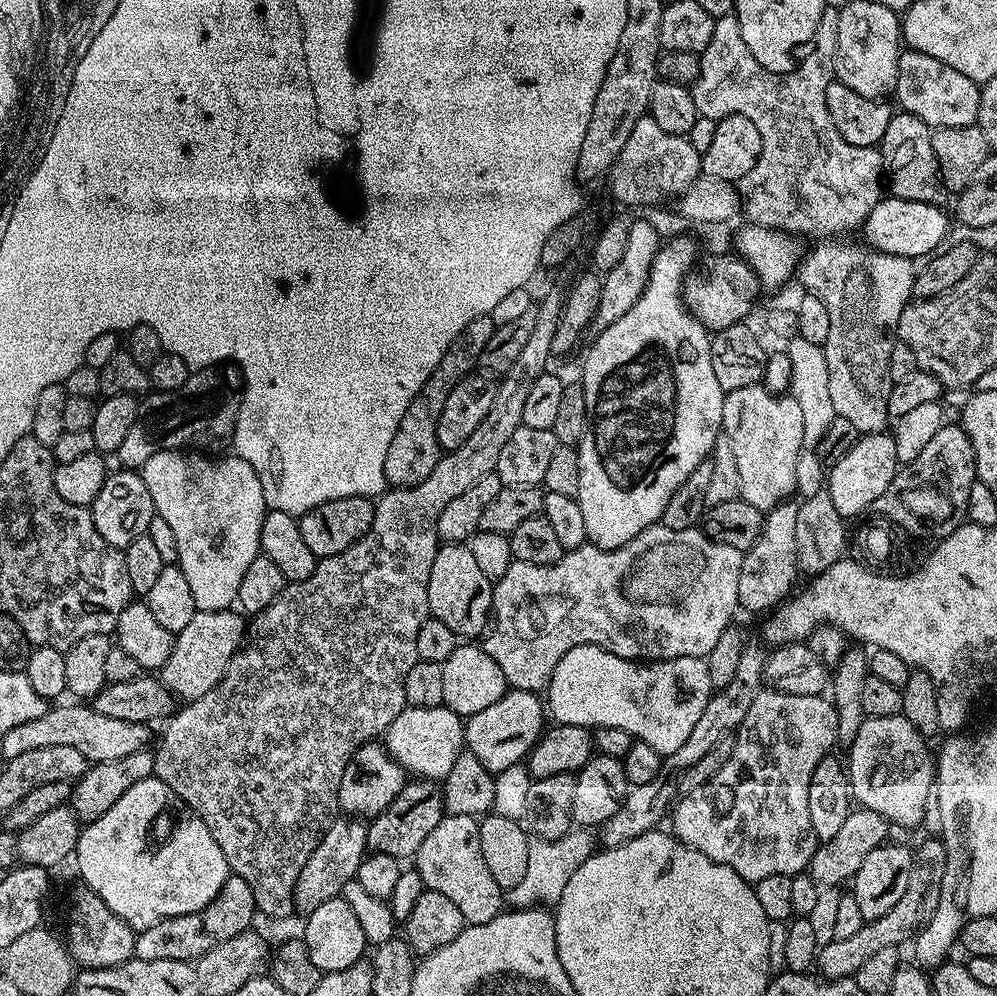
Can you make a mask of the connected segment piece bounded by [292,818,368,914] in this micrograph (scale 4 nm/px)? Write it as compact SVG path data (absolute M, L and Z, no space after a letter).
M337 818L332 821L326 834L318 842L314 854L306 858L302 874L298 874L292 899L297 913L307 914L322 906L322 902L330 902L330 898L341 895L346 882L356 878L358 866L366 855L367 830L367 823L360 818Z

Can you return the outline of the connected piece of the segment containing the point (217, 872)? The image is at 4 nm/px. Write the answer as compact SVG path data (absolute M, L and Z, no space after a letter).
M154 775L134 782L102 818L81 827L75 860L86 887L134 930L149 928L160 920L201 912L220 893L230 875L226 854L222 854L218 842L214 842L214 834L206 830L206 822L202 822L166 782Z

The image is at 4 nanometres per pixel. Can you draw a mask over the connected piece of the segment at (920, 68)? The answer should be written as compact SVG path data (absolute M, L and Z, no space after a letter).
M901 51L896 75L895 103L900 103L899 107L903 111L914 114L914 118L922 118L922 122L926 122L933 130L976 124L980 90L981 85L966 78L966 74L954 70L954 66L946 66L946 62L938 62L938 58L930 58L930 54Z

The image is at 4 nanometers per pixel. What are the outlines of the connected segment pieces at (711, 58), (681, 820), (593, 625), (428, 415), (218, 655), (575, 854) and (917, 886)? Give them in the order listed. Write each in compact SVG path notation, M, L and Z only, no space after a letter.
M829 6L825 8L822 18L818 22L816 37L813 38L810 47L807 49L807 52L809 51L808 57L805 60L801 59L791 72L771 72L760 65L758 58L754 58L754 54L750 54L750 46L746 46L746 41L742 39L742 30L738 26L738 18L735 14L722 16L716 20L710 44L706 46L703 52L699 53L700 73L696 81L690 85L694 102L698 106L724 104L723 111L725 113L742 114L746 118L750 118L750 122L754 122L754 126L758 126L758 134L762 134L762 154L758 158L758 162L754 162L754 170L750 170L750 174L746 174L738 181L742 212L745 217L748 215L747 219L751 223L761 224L764 228L774 228L778 232L789 234L797 234L796 232L852 232L855 228L857 231L863 225L870 214L870 210L874 210L876 203L882 199L882 181L885 179L886 173L884 158L880 154L879 147L850 146L850 142L846 142L846 138L842 138L842 134L838 134L838 130L834 130L834 122L830 122L830 112L826 110L826 86L830 86L836 70L836 39L838 38L839 17L839 7Z
M762 690L736 729L732 752L720 765L718 774L706 786L683 793L675 801L670 812L671 835L706 854L706 858L730 866L734 874L749 882L770 878L770 874L801 875L818 847L814 826L810 826L810 778L814 778L814 766L818 766L820 759L829 755L832 747L837 747L837 730L836 707L827 695L803 696Z
M659 523L650 525L646 530L642 530L642 534L638 534L630 542L617 548L600 548L591 542L586 543L581 548L575 548L573 552L565 552L563 558L550 566L534 566L534 562L513 560L506 572L495 581L492 589L491 615L494 619L491 621L490 631L487 633L488 641L483 641L482 647L502 670L509 689L535 693L547 689L550 678L554 674L554 666L558 666L558 662L562 662L564 655L570 650L574 650L574 646L583 644L598 646L615 656L641 662L673 660L687 656L706 658L710 654L710 650L714 650L714 646L718 646L718 638L722 638L722 630L730 627L733 623L732 615L740 608L738 570L742 570L743 557L744 553L734 550L734 546L722 546L718 542L714 542L709 536L704 535L699 527L690 530L670 530L670 526Z
M491 316L474 318L474 322L470 322L470 326L466 326L466 330L462 330L462 334L458 334L458 338L452 343L450 350L446 350L446 354L442 354L442 362L438 362L438 366L434 366L434 370L422 386L422 390L418 390L414 402L410 402L410 406L394 434L394 442L390 442L390 450L386 454L386 480L392 488L409 488L422 482L422 478L426 478L426 474L430 474L430 470L434 470L434 466L442 455L442 449L436 437L436 423L442 414L442 406L446 406L446 398L450 394L450 390L454 390L456 383L477 367L483 348L491 339L496 327Z
M223 608L217 612L197 610L194 618L182 631L175 633L176 641L170 650L170 658L158 670L158 679L181 701L202 698L221 678L234 654L240 651L246 639L246 620L239 611Z
M573 830L562 834L557 840L529 839L530 858L526 861L526 874L518 886L507 889L506 900L513 909L534 908L537 906L554 906L566 890L566 882L574 875L574 870L582 866L594 851L594 836L588 830Z
M943 839L924 840L915 845L910 866L910 882L902 898L890 906L886 914L877 920L869 920L850 938L831 940L829 944L819 945L816 954L815 971L829 980L843 980L855 977L858 966L870 958L870 954L882 950L882 946L903 946L911 941L927 924L928 919L938 910L938 898L942 894L942 874L946 874L946 846Z

